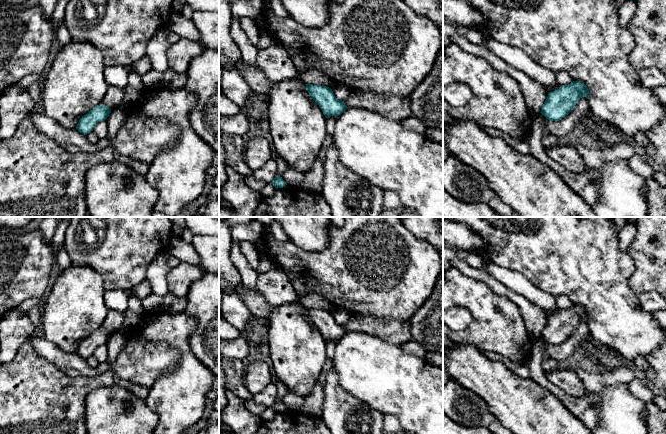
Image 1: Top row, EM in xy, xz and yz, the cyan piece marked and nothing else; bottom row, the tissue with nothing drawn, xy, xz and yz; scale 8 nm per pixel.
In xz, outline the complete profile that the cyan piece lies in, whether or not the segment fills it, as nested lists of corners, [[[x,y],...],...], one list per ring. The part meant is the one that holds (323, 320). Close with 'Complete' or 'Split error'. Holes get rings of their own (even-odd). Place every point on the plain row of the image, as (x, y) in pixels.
[[[306,308],[306,314],[319,329],[326,342],[340,340],[348,331],[344,325],[338,324],[332,313],[326,310]]]. Complete

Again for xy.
[[[100,327],[92,334],[90,334],[87,338],[82,340],[77,348],[76,353],[80,357],[87,359],[88,357],[93,355],[94,350],[98,346],[106,344],[110,337],[111,333]]]. Complete

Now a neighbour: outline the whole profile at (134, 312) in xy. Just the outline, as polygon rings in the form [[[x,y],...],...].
[[[129,294],[128,305],[124,313],[122,331],[125,333],[131,332],[138,326],[145,313],[146,311],[143,308],[142,300],[134,295]]]

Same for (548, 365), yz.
[[[548,358],[548,359],[544,359],[542,362],[542,370],[544,373],[551,372],[558,368],[560,368],[560,364],[555,359]]]

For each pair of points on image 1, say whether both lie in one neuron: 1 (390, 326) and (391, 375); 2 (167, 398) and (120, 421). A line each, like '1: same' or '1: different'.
1: different
2: different

